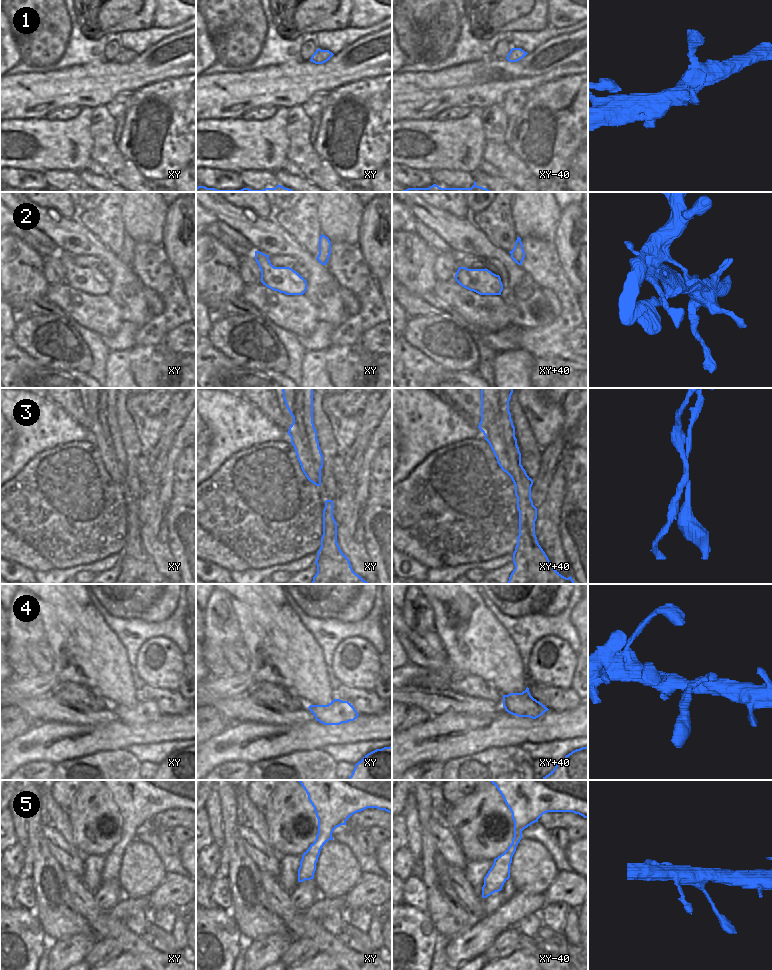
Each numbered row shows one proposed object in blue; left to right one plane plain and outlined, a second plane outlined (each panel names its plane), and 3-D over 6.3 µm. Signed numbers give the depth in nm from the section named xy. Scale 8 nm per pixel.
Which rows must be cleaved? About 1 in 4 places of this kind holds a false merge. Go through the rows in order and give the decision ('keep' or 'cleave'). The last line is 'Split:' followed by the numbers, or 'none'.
1: keep
2: keep
3: cleave
4: keep
5: keep
Split: 3

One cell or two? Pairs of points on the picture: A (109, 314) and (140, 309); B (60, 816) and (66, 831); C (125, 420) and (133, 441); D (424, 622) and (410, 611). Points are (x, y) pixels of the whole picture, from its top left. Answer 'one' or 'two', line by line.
A: two
B: one
C: one
D: one

